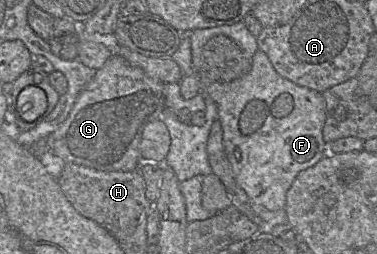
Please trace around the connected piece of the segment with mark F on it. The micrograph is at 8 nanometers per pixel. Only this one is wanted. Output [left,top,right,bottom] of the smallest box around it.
[202,49,329,211]

